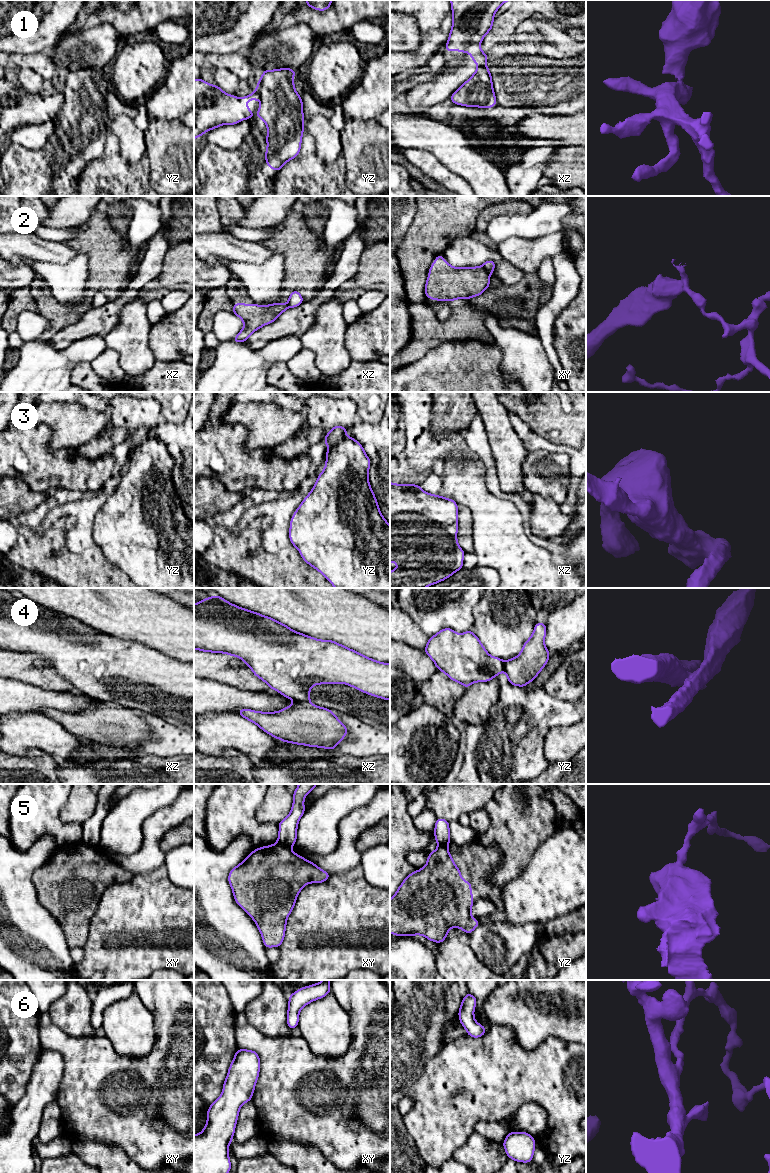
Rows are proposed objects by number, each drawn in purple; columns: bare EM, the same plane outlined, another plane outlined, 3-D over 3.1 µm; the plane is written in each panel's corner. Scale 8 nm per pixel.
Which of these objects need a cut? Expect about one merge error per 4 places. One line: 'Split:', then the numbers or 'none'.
Split: 1, 2, 4, 5

